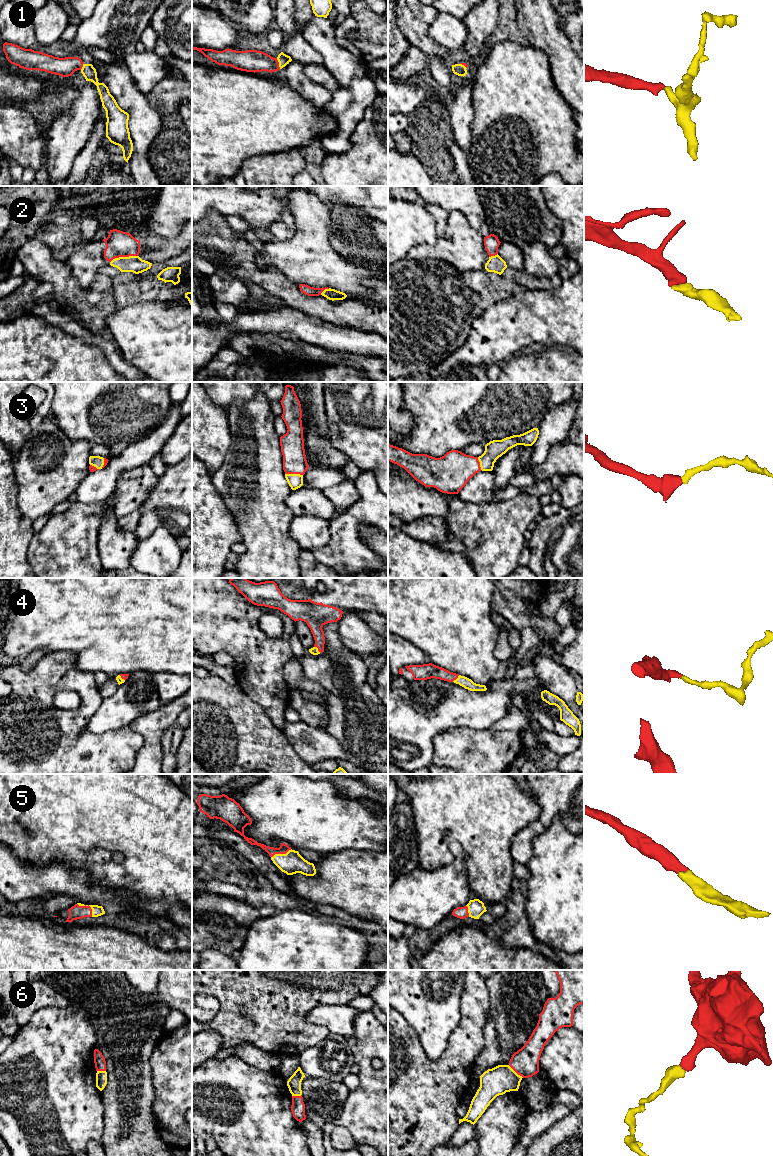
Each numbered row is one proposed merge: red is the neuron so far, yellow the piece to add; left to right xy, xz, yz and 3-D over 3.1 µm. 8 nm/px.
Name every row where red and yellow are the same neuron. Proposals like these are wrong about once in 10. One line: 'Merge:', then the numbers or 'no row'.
Merge: 1, 2, 3, 4, 5, 6

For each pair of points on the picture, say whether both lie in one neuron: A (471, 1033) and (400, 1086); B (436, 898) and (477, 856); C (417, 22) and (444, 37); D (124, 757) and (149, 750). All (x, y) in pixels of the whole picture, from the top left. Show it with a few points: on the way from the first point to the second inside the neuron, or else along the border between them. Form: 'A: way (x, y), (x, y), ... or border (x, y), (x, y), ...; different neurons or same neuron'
A: way (457, 1052), (423, 1086), (419, 1086); same neuron
B: border (459, 844), (463, 850), (463, 865), (471, 890); different neurons
C: border (438, 13), (429, 26), (428, 35), (443, 47); different neurons
D: border (132, 731), (143, 738), (134, 763); different neurons

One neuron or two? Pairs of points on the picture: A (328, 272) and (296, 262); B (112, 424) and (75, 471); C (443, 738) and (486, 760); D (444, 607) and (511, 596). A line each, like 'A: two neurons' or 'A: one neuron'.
A: one neuron
B: two neurons
C: one neuron
D: two neurons

